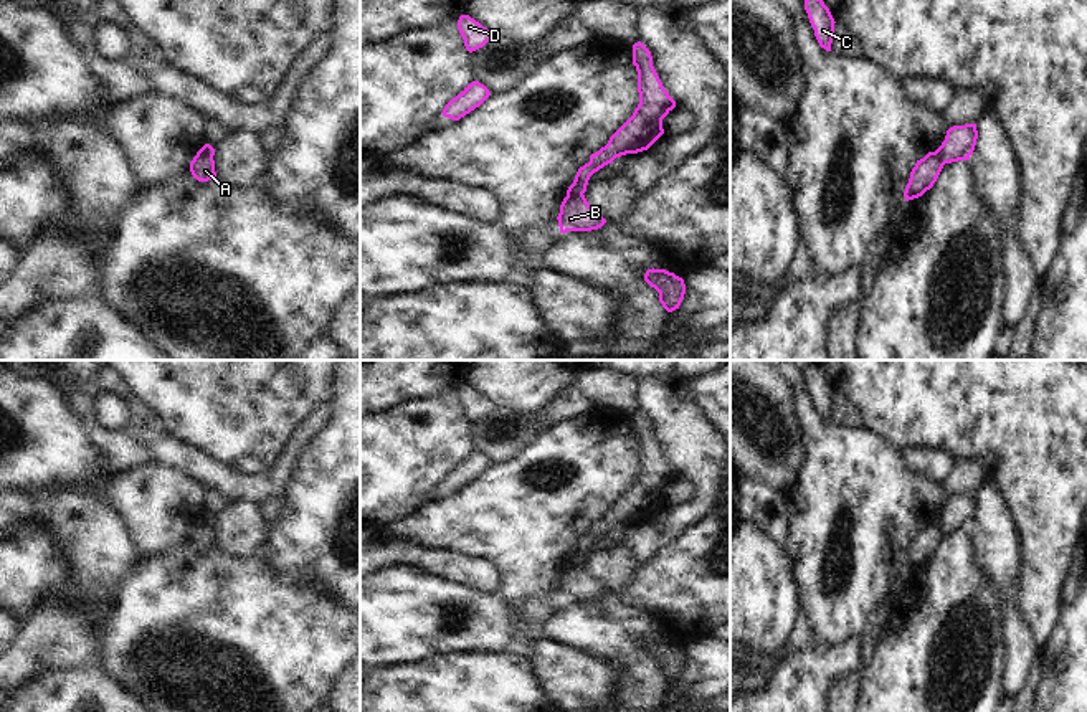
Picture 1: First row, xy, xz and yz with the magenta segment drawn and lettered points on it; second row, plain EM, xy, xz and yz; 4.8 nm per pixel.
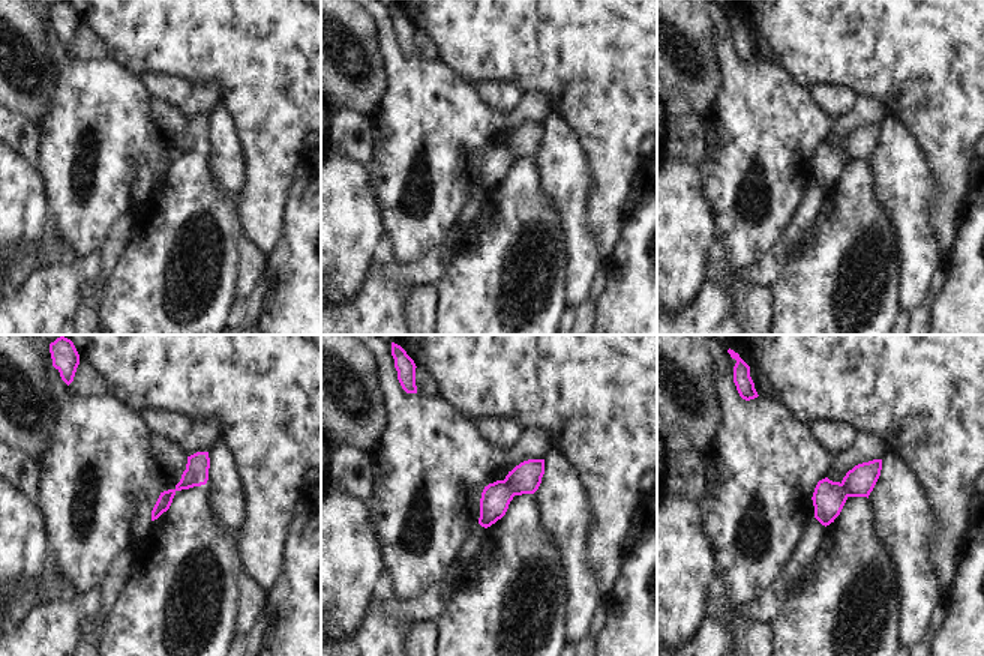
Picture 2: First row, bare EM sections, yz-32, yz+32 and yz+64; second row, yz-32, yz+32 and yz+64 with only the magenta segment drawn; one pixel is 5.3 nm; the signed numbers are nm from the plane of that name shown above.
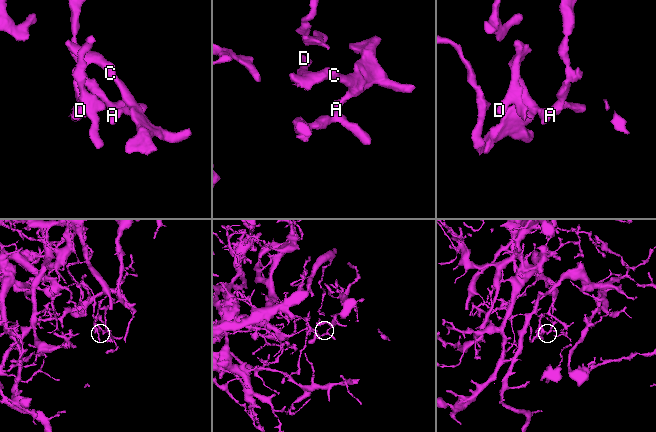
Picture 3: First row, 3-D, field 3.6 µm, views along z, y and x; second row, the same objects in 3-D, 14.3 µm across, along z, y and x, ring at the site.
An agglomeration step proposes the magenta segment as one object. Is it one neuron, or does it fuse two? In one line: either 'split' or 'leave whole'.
split

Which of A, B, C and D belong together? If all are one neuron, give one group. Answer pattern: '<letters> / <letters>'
A C D / B

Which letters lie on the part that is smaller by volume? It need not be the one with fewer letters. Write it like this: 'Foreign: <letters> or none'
Foreign: A, C, D

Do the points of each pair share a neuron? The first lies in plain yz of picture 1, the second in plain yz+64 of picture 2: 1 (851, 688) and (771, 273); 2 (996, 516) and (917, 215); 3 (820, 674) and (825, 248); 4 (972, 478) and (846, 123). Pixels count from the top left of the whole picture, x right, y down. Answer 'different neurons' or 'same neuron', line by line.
1: different neurons
2: same neuron
3: different neurons
4: same neuron

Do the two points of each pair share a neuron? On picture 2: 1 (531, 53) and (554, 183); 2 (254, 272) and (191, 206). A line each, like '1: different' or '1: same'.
1: different
2: different

